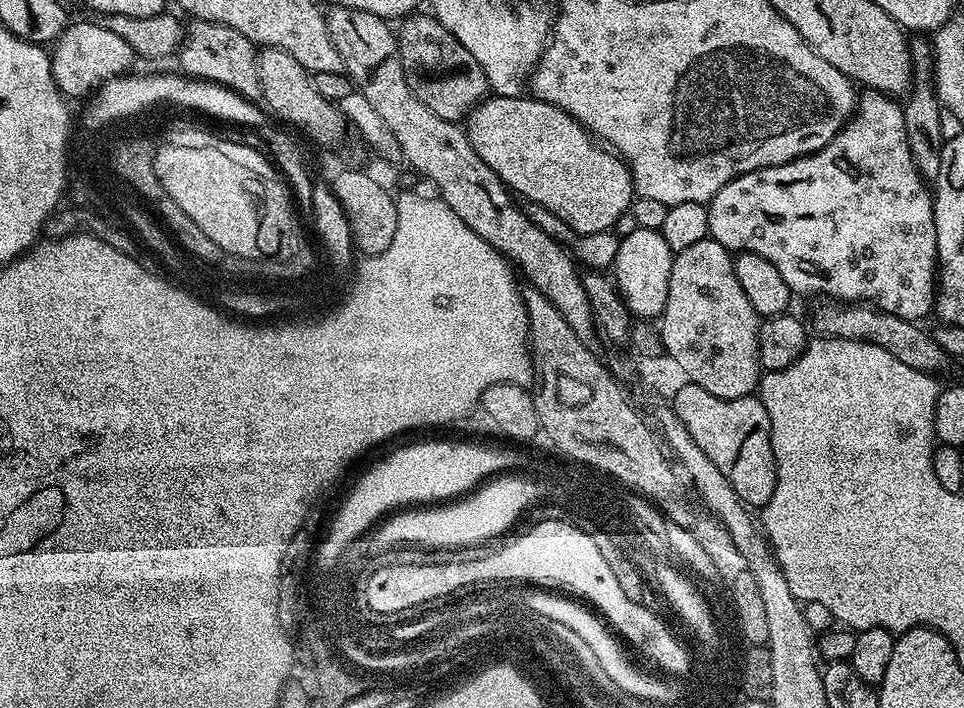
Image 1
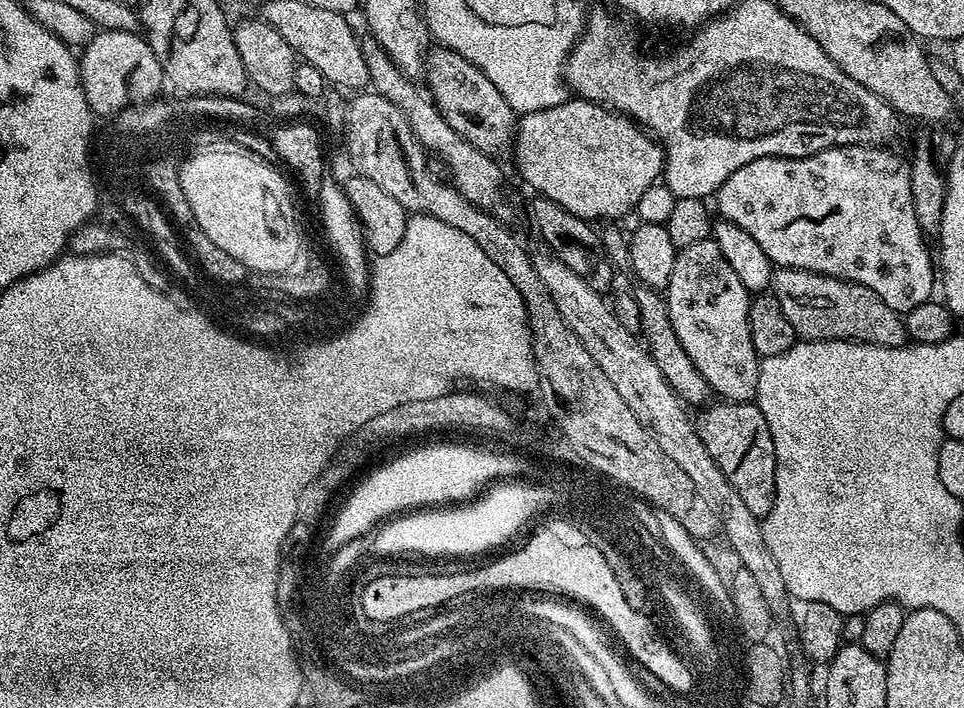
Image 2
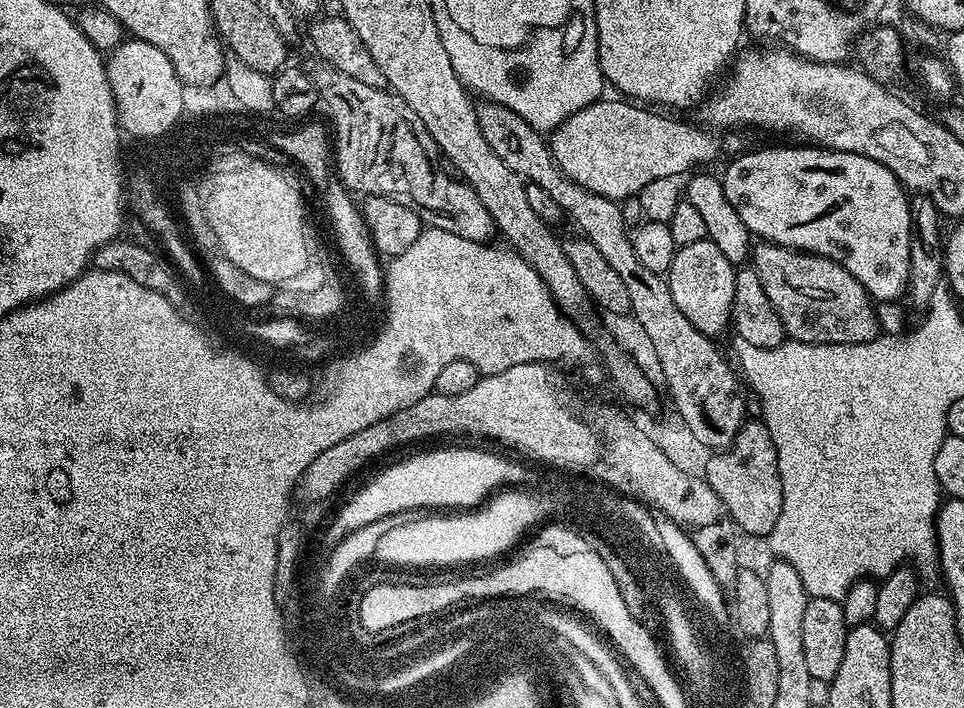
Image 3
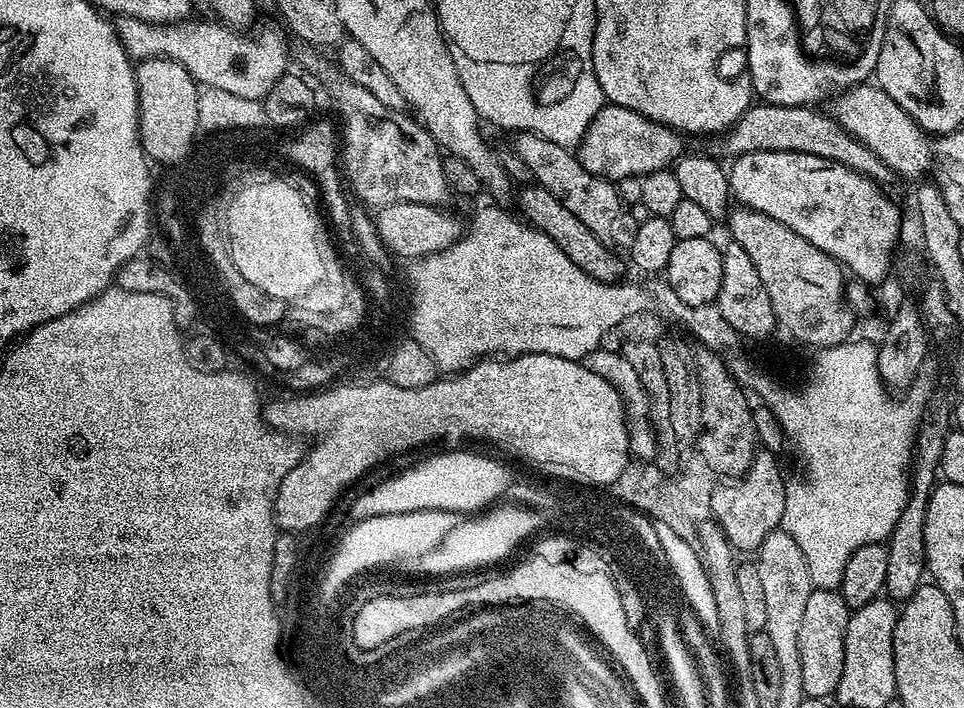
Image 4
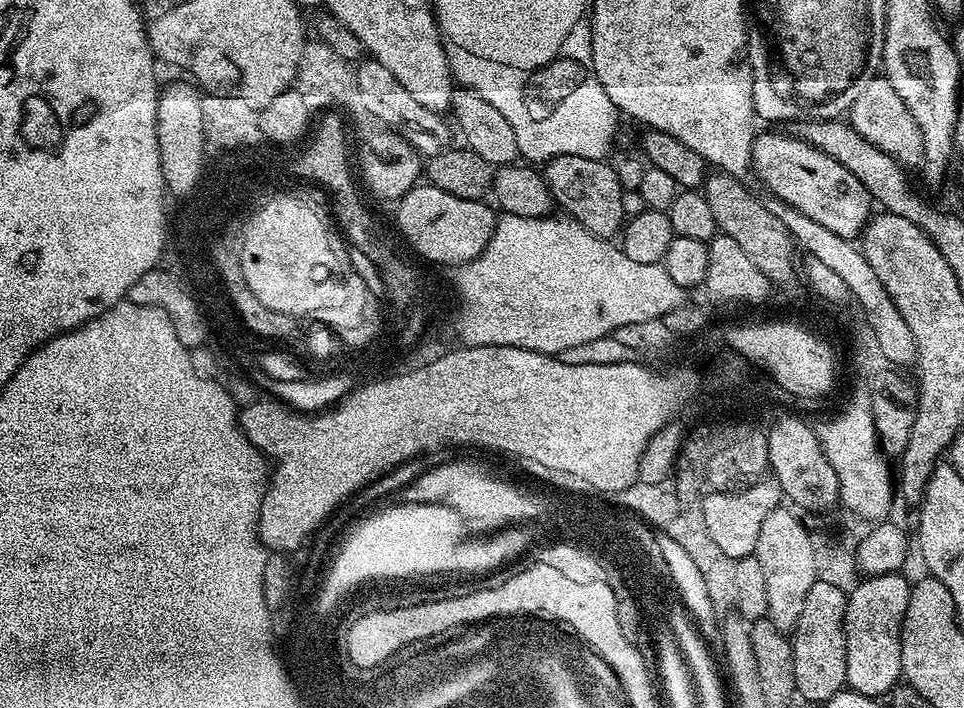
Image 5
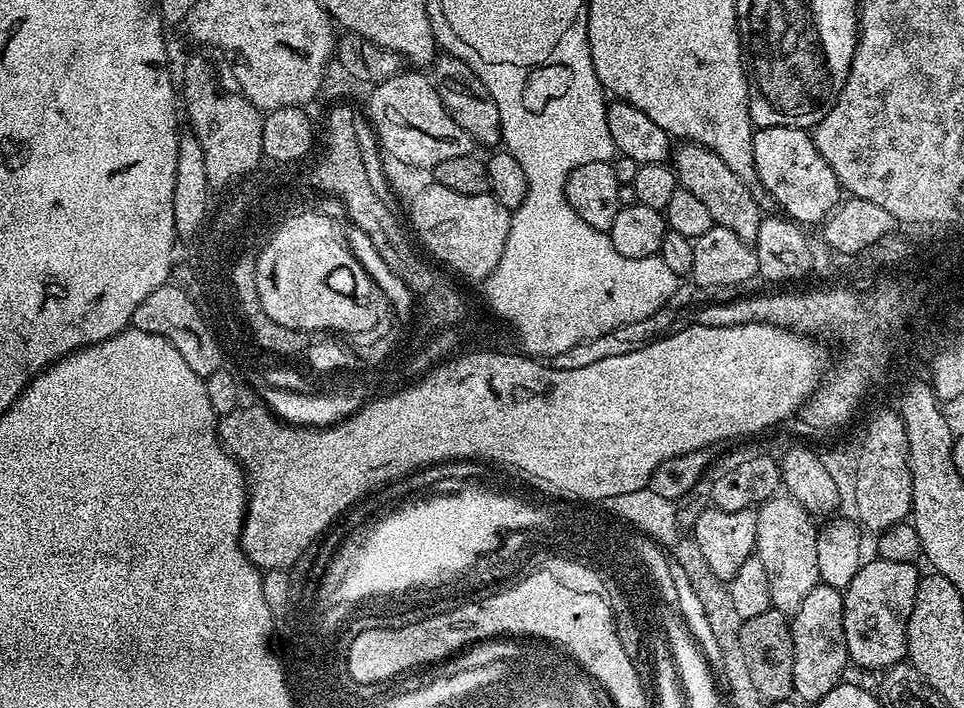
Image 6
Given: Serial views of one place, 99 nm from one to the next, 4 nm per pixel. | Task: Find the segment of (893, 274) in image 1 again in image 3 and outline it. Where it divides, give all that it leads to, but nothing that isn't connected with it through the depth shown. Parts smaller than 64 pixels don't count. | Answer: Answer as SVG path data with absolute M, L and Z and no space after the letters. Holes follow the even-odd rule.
M800 146L804 148L760 148L757 152L745 150L728 164L728 169L722 172L726 199L730 206L738 210L738 218L746 222L749 232L753 237L761 241L795 248L797 252L813 252L816 256L825 256L834 262L841 264L858 282L862 282L864 289L868 291L873 301L890 300L899 301L908 291L908 279L910 278L910 250L914 246L914 233L912 230L912 205L909 193L906 191L899 178L892 173L882 162L874 162L862 154L850 154L849 152L833 152L819 146Z

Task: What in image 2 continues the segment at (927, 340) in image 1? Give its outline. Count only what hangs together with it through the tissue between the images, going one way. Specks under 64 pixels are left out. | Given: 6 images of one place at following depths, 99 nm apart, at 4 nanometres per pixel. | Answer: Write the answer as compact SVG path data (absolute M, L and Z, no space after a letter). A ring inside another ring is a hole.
M776 268L770 292L800 340L855 340L857 344L887 348L909 343L901 313L890 310L870 286L797 268Z

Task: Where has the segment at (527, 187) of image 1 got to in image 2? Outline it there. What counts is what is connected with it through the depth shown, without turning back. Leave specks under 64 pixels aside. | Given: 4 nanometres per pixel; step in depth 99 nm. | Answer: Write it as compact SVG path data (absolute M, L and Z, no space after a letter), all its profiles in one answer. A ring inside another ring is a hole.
M566 98L558 106L523 113L516 121L515 156L516 168L521 178L533 188L533 193L544 196L550 202L558 202L562 210L589 222L616 222L622 216L635 212L638 198L642 198L642 193L661 179L666 163L659 140L635 120L605 105L579 98Z

